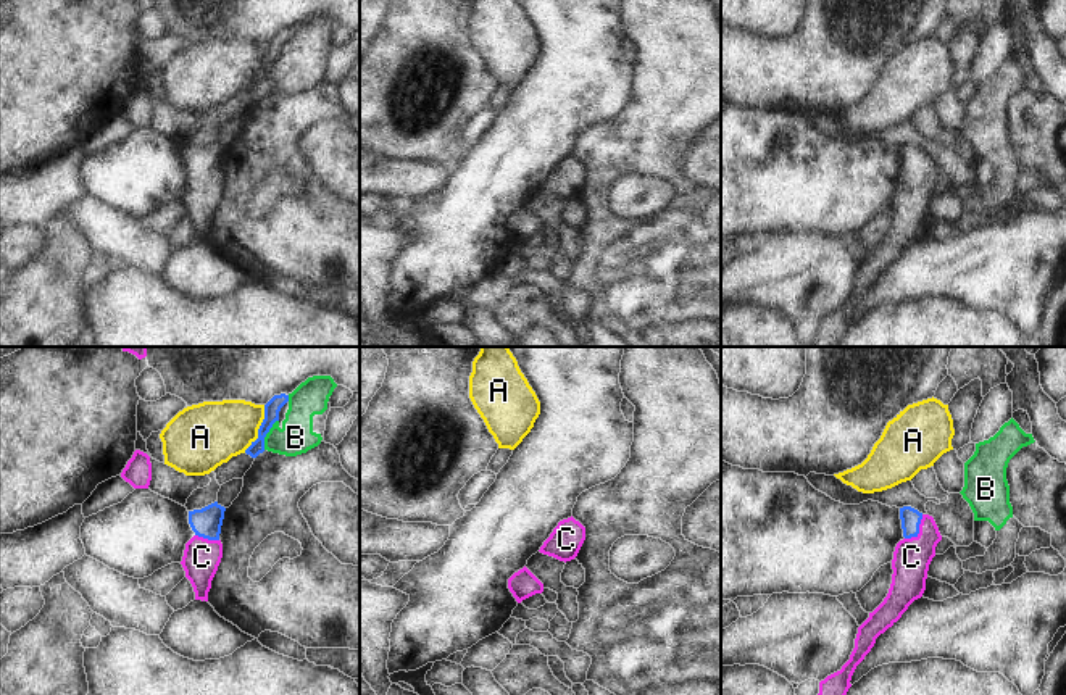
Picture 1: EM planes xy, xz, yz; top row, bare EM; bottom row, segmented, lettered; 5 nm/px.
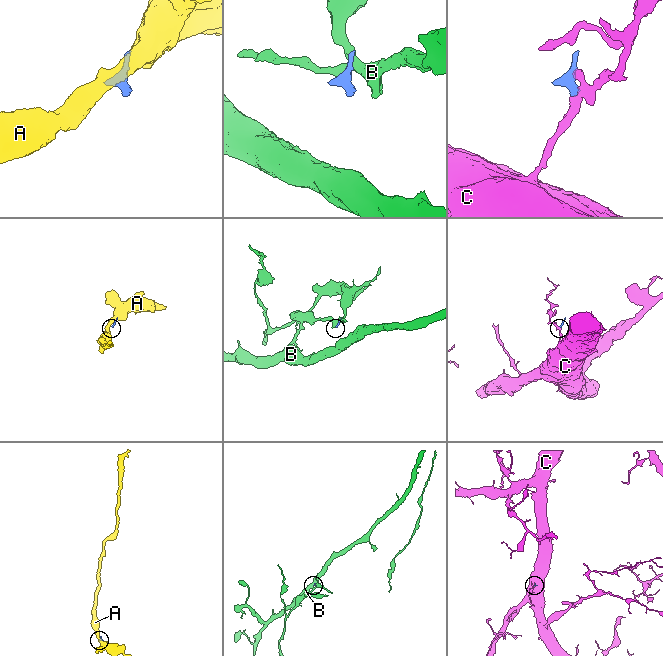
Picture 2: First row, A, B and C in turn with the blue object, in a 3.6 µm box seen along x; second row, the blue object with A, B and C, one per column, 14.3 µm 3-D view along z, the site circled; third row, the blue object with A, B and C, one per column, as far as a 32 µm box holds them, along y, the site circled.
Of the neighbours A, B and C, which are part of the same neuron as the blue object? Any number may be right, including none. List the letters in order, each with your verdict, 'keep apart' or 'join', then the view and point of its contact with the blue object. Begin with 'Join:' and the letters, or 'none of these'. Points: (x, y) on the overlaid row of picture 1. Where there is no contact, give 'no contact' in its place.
Join: C
A: keep apart; meets blue in xy at (258, 429)
B: keep apart; meets blue in xy at (266, 432)
C: join; meets blue in yz at (918, 531)

